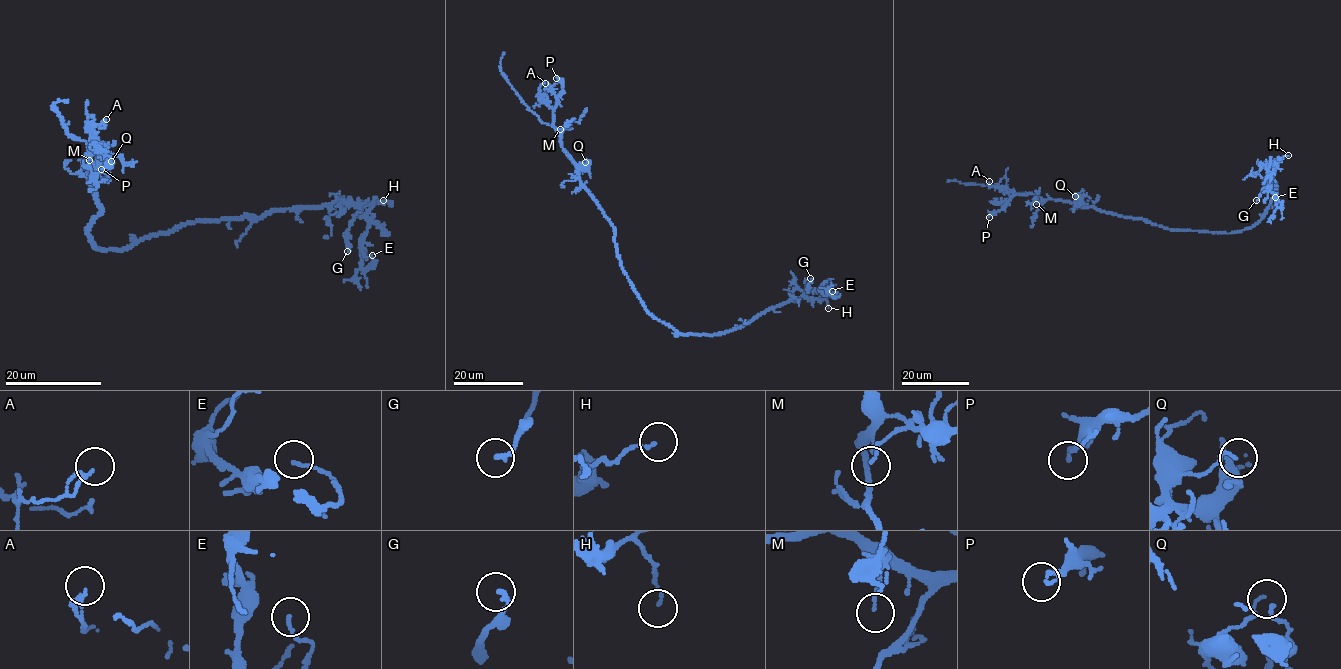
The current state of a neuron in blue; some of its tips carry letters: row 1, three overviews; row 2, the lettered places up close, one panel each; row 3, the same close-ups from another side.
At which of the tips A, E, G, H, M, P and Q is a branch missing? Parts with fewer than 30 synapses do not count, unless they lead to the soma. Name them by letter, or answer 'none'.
none

